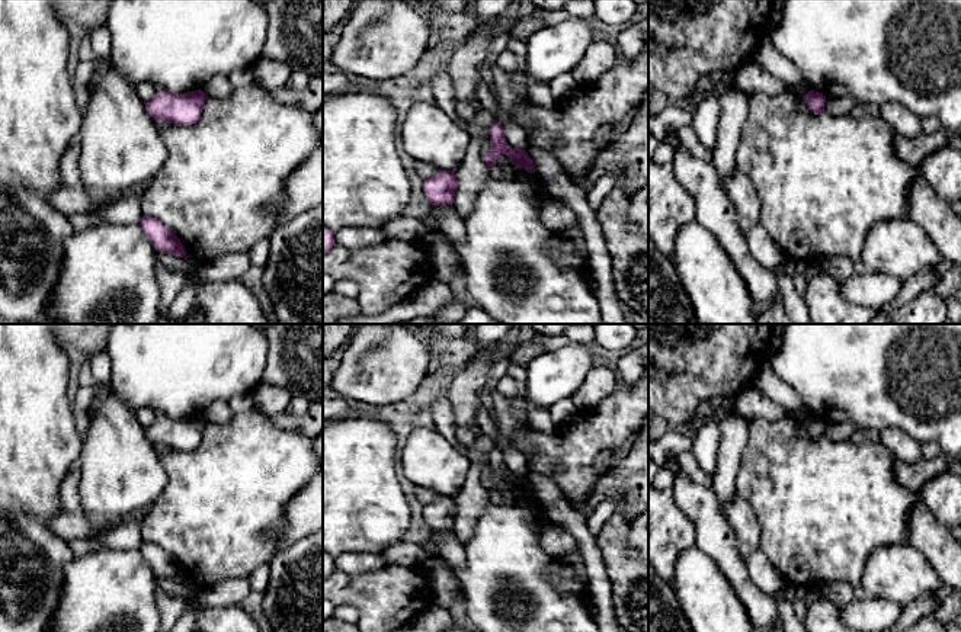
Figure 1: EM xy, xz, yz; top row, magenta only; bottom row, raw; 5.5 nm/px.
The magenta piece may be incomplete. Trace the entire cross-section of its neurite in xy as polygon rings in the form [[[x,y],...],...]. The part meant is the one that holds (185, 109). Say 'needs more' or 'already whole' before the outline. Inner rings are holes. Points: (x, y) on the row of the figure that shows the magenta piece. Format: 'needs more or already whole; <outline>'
already whole; [[[163,90],[145,103],[145,110],[157,122],[190,126],[199,121],[206,99],[202,90],[185,94]]]

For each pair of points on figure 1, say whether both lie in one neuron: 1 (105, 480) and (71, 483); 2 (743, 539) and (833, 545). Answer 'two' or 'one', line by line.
1: two
2: two

